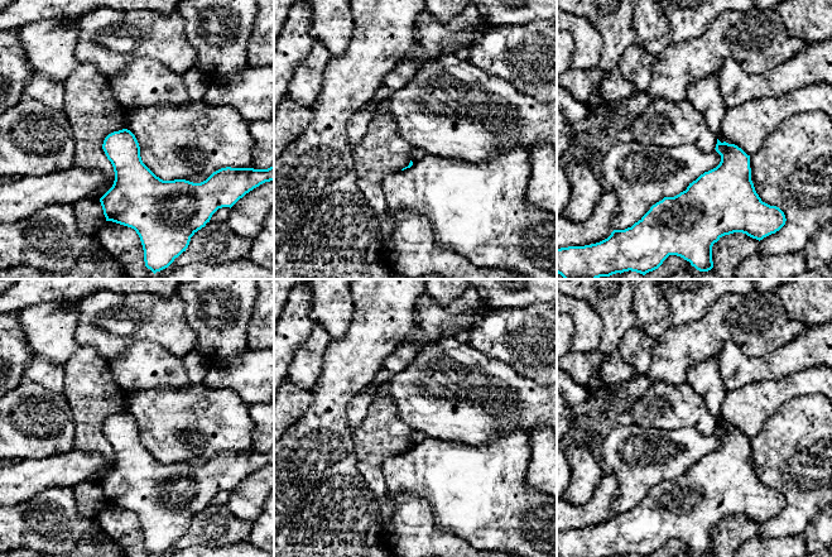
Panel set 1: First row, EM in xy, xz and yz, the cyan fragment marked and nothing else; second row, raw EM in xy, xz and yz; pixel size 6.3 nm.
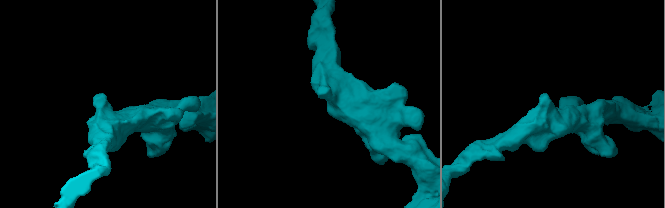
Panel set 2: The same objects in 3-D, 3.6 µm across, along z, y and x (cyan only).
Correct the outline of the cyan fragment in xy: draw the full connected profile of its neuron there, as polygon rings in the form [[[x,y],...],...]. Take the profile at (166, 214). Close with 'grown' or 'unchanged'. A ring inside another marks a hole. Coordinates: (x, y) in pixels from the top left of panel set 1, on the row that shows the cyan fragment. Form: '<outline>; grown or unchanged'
[[[128,129],[109,134],[102,149],[115,172],[112,187],[100,198],[106,221],[136,231],[143,245],[145,267],[154,274],[168,268],[186,251],[191,237],[210,222],[218,208],[231,208],[254,188],[274,182],[274,165],[268,169],[226,167],[201,183],[186,179],[163,181],[143,163],[139,143]]]; unchanged

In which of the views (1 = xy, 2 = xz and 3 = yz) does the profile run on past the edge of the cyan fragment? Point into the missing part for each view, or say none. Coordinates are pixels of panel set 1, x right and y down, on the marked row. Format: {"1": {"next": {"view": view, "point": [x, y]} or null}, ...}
{"1": {"next": null}, "2": {"next": null}, "3": {"next": null}}

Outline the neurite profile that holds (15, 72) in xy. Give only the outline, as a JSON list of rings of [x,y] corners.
[[[18,29],[0,32],[0,115],[16,105],[30,82],[33,68]]]

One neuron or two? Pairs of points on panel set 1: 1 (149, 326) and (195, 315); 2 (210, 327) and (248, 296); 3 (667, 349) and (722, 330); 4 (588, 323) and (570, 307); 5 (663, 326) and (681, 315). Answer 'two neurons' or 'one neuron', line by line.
1: two neurons
2: one neuron
3: one neuron
4: one neuron
5: one neuron

